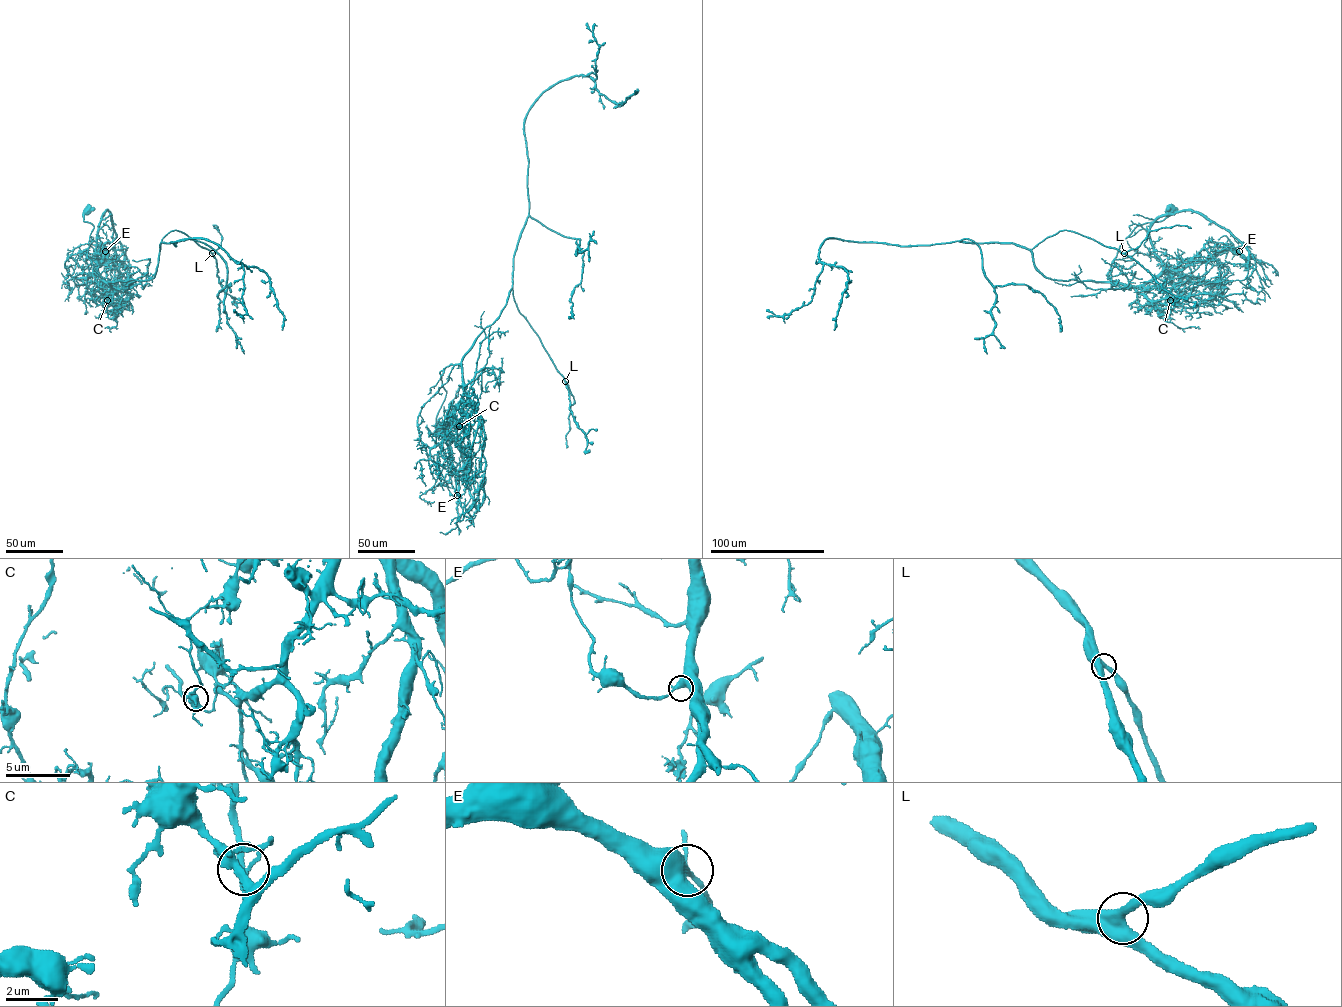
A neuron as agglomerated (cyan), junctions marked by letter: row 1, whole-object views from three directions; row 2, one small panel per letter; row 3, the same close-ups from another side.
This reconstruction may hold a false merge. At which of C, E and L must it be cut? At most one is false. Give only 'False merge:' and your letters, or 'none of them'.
False merge: C

